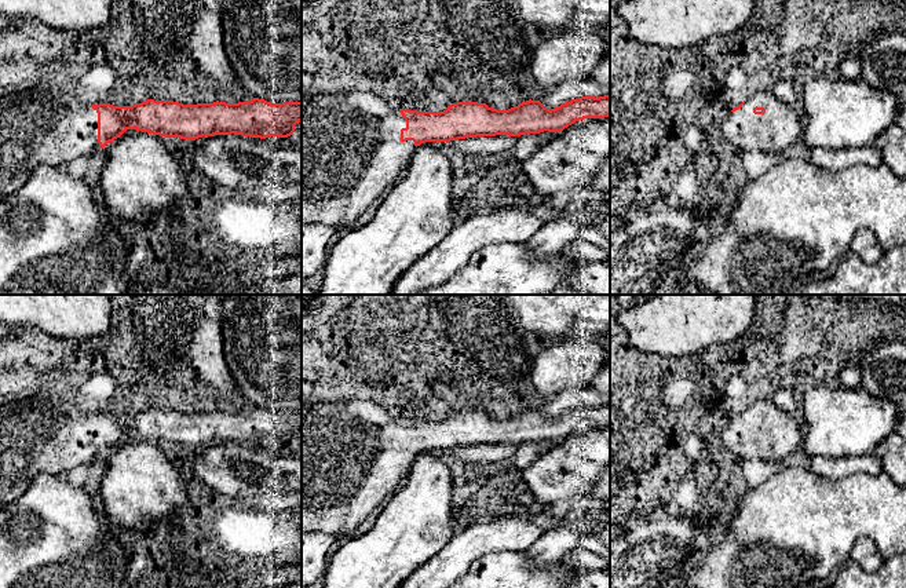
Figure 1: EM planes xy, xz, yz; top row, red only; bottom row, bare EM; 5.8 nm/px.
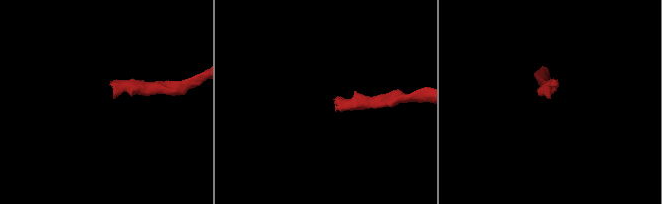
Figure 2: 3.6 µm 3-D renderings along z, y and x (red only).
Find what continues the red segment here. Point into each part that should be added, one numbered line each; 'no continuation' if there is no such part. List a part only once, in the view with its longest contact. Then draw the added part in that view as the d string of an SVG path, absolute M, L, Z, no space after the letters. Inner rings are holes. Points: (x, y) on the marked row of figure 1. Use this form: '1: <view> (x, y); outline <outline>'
1: xz (351, 153); outline M359 88L333 90L328 99L302 96L302 226L346 227L386 194L408 169L416 150L413 140L401 140L406 121L383 96Z

